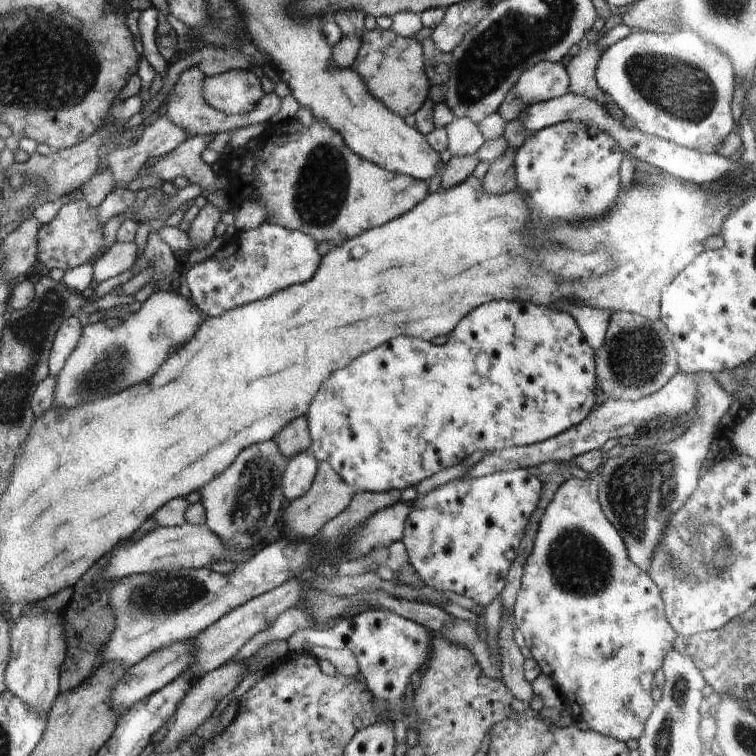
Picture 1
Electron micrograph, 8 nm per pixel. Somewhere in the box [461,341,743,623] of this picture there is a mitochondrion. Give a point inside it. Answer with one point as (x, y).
(702, 550)

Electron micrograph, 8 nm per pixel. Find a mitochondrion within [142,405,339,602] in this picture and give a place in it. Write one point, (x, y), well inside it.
(256, 489)

